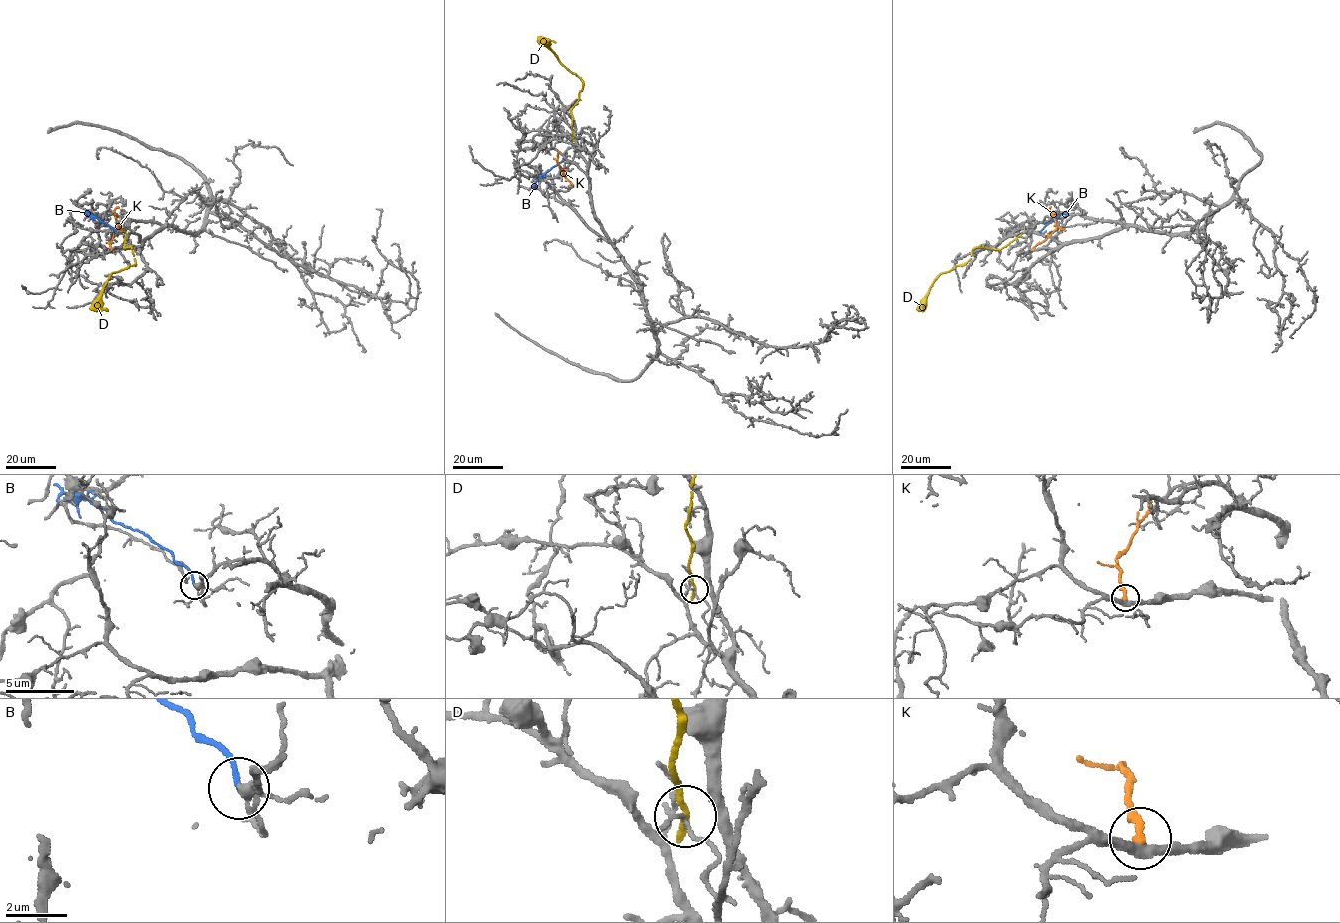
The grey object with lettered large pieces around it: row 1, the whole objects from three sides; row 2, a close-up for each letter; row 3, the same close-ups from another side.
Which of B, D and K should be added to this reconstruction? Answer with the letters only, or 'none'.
none

